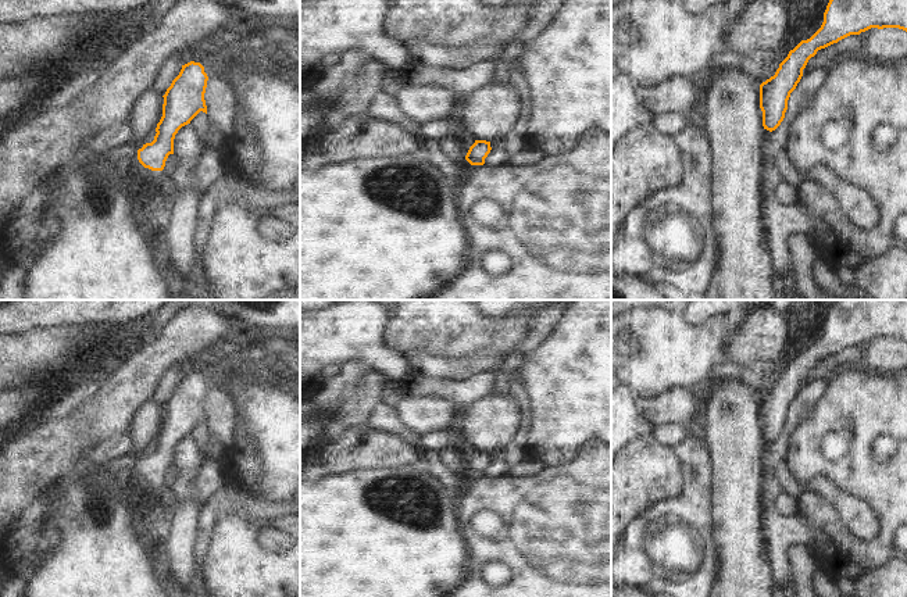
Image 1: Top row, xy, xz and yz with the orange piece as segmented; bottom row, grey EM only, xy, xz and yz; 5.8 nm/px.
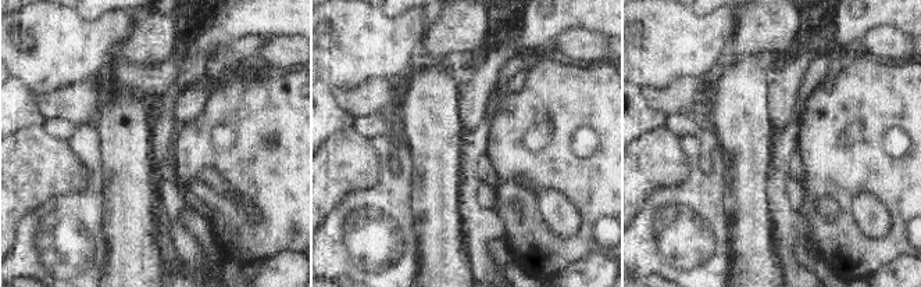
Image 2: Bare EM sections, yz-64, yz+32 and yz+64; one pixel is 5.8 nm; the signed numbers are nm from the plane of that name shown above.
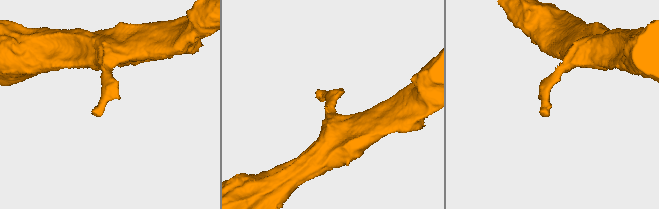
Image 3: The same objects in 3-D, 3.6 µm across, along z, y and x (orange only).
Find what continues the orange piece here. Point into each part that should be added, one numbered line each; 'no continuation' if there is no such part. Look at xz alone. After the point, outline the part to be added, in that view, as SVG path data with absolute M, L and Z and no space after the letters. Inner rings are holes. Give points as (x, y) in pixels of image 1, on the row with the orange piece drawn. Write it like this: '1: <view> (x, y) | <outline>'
no continuation

